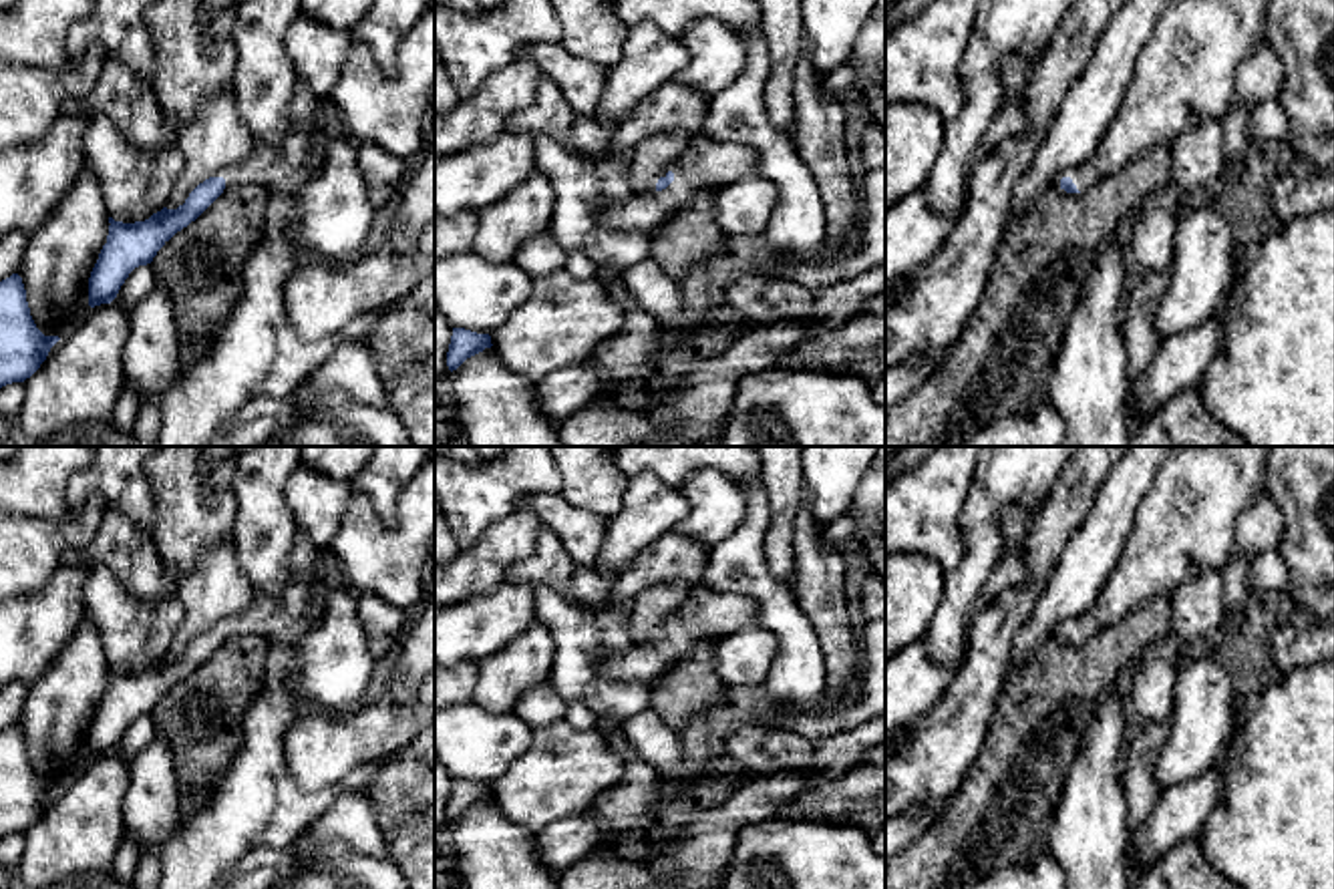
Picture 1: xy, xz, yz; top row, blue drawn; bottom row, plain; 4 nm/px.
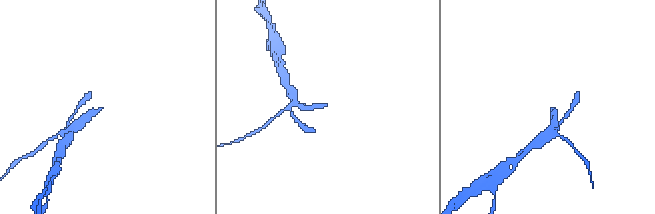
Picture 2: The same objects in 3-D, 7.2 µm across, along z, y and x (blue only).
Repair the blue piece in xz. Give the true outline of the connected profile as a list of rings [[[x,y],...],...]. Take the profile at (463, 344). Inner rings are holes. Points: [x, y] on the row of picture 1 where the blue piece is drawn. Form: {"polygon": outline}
{"polygon": [[[453,328],[449,352],[447,352],[447,366],[449,370],[457,370],[467,358],[491,348],[489,334],[477,334],[465,328]]]}

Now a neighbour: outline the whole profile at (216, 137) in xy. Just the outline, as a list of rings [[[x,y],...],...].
[[[233,88],[201,103],[195,117],[175,133],[173,145],[181,151],[185,165],[165,207],[177,209],[199,183],[245,161],[254,143],[235,111]]]

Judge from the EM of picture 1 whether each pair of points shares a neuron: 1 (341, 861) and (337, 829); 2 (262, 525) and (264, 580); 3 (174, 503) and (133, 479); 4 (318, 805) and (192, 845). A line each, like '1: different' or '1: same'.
1: different
2: same
3: different
4: same

